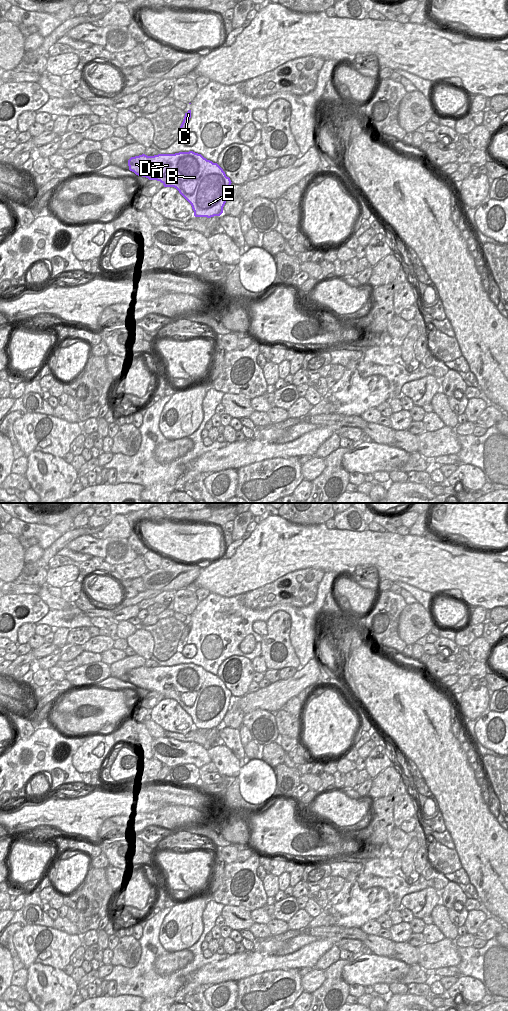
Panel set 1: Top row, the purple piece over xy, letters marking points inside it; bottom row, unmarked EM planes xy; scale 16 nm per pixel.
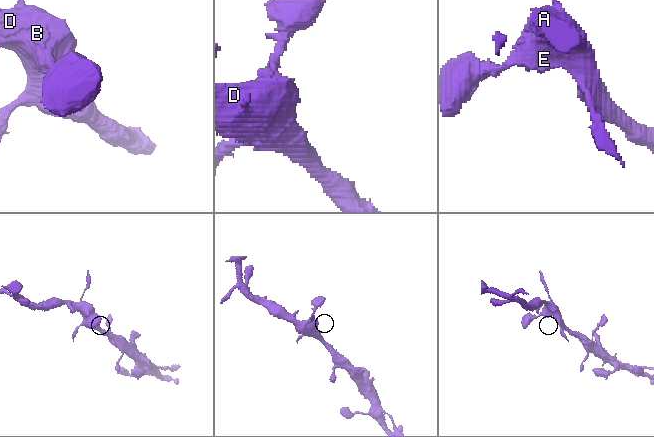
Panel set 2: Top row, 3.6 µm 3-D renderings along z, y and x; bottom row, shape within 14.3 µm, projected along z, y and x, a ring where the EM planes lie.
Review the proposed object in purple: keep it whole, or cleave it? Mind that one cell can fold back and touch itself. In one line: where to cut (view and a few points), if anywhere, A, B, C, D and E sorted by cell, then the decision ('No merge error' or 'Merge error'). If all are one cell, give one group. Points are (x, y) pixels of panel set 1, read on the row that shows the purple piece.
No split. Groups: A B C D E. No merge error.

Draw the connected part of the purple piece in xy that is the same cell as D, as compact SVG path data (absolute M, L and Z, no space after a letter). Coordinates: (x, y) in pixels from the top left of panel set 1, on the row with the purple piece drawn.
M193 151L175 154L145 154L128 160L129 170L149 180L160 181L164 187L174 187L191 204L195 217L220 216L230 196L231 180L217 164Z

